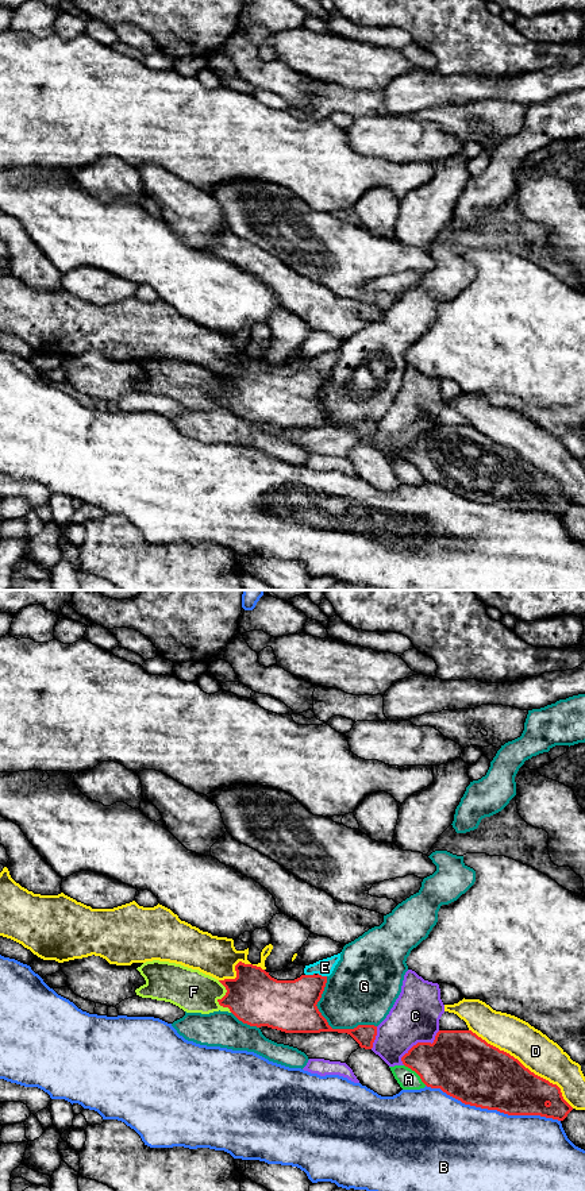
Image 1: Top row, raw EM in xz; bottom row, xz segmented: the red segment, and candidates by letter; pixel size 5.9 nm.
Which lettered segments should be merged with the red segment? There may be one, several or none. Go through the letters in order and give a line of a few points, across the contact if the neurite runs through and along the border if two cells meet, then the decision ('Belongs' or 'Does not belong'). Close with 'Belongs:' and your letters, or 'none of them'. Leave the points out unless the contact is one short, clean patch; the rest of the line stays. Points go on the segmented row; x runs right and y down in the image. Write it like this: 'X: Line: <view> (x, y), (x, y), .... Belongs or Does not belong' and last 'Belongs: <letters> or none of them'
A: Does not belong
B: Does not belong
C: Does not belong
D: Does not belong
E: Line: xz (289, 1006), (310, 986), (310, 975), (318, 967), (324, 967). Belongs
F: Does not belong
G: Does not belong
Belongs: E

